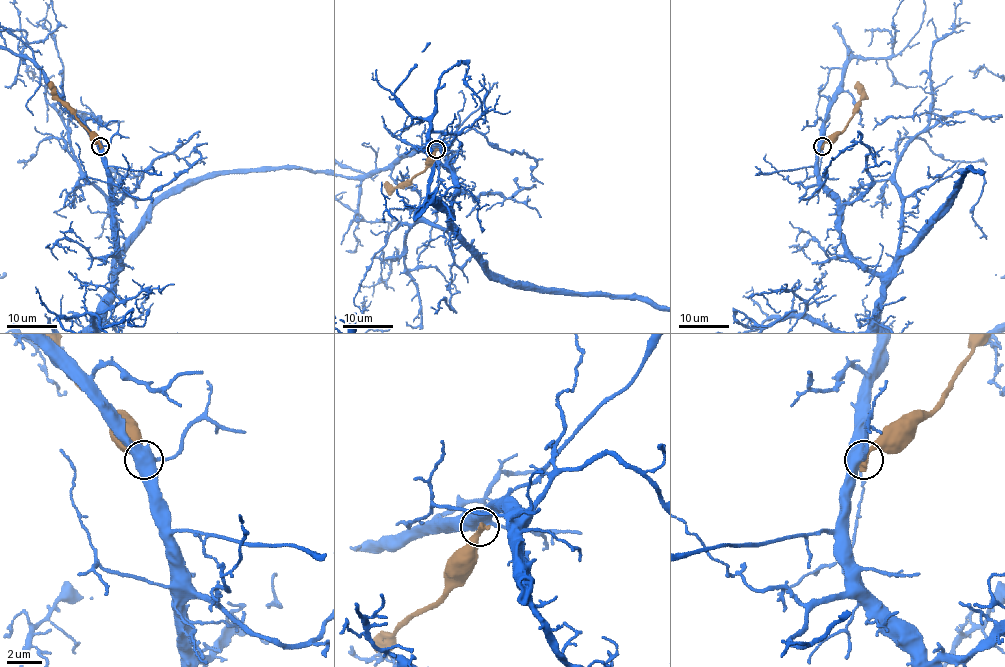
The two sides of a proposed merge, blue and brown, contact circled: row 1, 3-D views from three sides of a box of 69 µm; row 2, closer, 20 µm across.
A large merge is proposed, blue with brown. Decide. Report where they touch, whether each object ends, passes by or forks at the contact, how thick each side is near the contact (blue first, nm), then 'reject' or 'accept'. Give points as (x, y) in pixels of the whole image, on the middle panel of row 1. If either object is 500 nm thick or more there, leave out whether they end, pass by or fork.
place (436, 149); blue forks; brown ends; calibres 480 and 360 nm; reject

